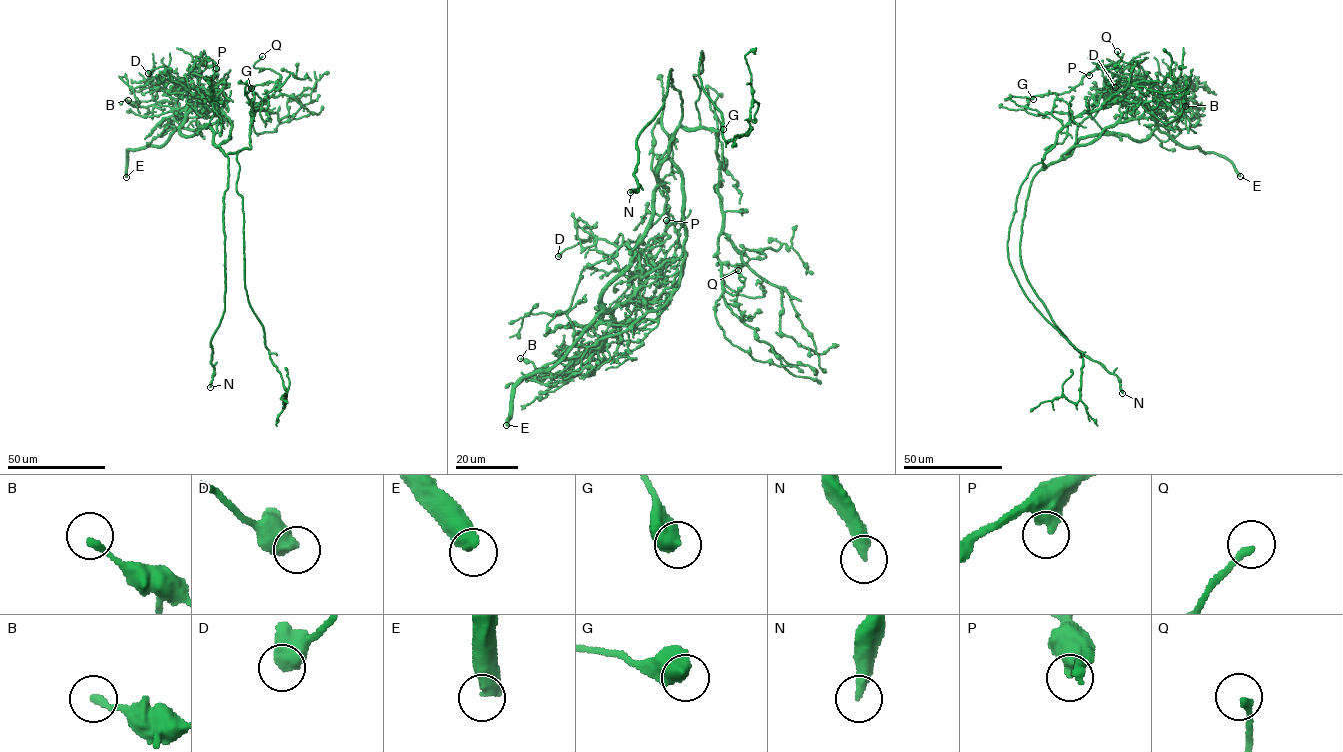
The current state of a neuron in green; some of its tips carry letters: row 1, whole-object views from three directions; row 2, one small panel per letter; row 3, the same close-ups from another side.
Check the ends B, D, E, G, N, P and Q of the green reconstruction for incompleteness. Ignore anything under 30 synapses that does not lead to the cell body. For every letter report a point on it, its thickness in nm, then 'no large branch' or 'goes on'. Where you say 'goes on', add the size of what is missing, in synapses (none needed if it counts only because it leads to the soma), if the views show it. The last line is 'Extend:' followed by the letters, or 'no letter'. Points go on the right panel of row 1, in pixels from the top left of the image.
B: at (1185, 106); 220 nm thick; no large branch
D: at (1115, 87); 550 nm thick; no large branch
E: at (1240, 176); 550 nm thick; goes on
G: at (1033, 99); 550 nm thick; no large branch
N: at (1122, 393); 320 nm thick; goes on; about 150 synapses
P: at (1089, 75); 500 nm thick; no large branch
Q: at (1117, 51); 200 nm thick; no large branch
Extend: E, N

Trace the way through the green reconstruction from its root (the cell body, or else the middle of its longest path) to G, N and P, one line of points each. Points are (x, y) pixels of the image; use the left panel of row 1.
G: (239, 170), (237, 154), (251, 148), (253, 118), (246, 84), (239, 81), (251, 88)
N: (239, 170), (236, 158), (239, 150), (229, 152), (223, 210), (225, 309), (211, 341), (214, 371), (210, 387)
P: (239, 170), (239, 150), (219, 146), (230, 120), (197, 91), (199, 65), (209, 59), (216, 68)

